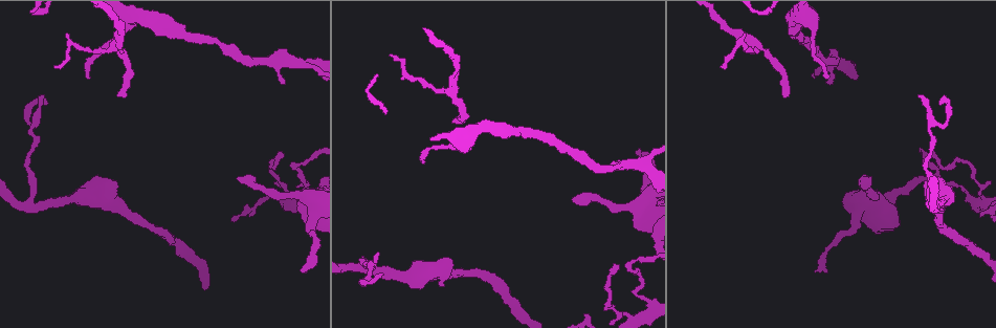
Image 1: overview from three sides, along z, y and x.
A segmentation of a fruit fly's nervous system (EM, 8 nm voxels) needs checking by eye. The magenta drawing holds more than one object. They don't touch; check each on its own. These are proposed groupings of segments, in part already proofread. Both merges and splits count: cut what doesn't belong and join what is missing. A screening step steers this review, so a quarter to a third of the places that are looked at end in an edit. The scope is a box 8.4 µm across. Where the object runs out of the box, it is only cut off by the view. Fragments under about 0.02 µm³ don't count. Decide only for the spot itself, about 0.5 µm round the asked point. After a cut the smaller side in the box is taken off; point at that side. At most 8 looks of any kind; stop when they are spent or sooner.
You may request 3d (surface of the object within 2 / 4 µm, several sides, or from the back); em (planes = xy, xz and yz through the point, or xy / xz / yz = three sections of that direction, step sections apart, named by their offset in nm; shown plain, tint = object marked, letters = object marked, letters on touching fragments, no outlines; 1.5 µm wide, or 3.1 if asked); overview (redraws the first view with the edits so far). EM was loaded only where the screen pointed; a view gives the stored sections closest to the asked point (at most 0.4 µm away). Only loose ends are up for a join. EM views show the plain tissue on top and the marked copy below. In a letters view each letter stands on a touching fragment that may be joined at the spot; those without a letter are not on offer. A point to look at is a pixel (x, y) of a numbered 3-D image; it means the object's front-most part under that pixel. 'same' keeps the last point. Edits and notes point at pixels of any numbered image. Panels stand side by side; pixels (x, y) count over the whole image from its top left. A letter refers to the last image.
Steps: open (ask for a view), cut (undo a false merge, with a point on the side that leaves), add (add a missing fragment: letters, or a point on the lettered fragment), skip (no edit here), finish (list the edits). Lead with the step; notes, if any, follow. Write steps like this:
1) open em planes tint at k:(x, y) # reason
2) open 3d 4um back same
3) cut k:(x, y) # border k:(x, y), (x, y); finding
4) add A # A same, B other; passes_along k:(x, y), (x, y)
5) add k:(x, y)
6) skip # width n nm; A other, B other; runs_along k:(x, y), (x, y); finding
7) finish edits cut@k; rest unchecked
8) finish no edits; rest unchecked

open em planes letters at 1:(817, 270) # branch stops here

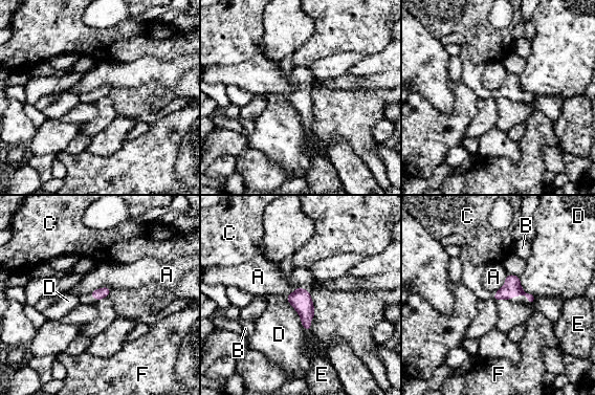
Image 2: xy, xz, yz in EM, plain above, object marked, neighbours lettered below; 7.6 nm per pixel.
skip # A other, B other, C other, D other, E other, F other; border 2:(111, 288), (97, 288), (88, 293); no lettered fragment goes on from it

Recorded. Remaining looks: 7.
open 3d 2um back at 1:(933, 157) # thin end

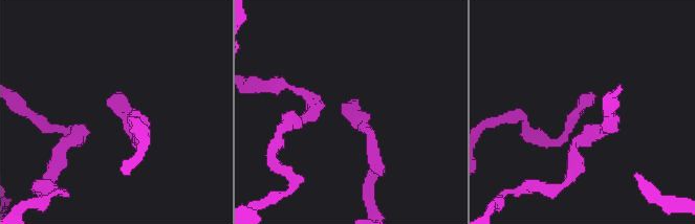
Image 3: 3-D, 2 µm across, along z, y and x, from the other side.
open em xy step 8 tint at 3:(341, 103) # now the EM

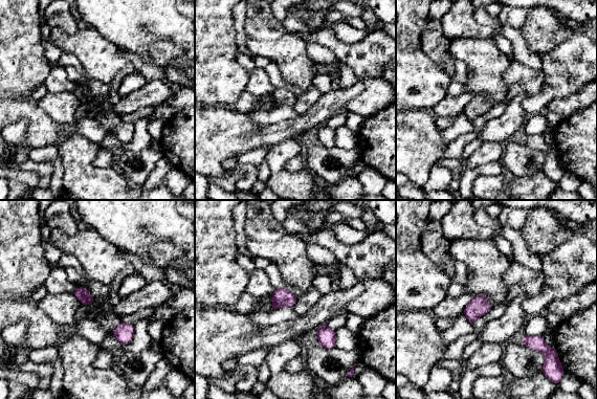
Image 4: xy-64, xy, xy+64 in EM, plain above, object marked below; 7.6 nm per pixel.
open em planes letters same

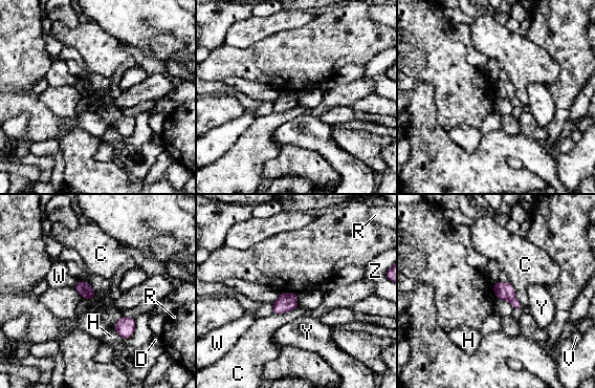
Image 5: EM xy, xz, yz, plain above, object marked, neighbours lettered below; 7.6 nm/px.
skip # width 100 nm; longest_contact C 220 nm; C other, D other, H other, R other, V other, W other, Y other, Z other; none of them fits

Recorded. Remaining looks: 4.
open em planes letters at 1:(451, 121) # tapers out

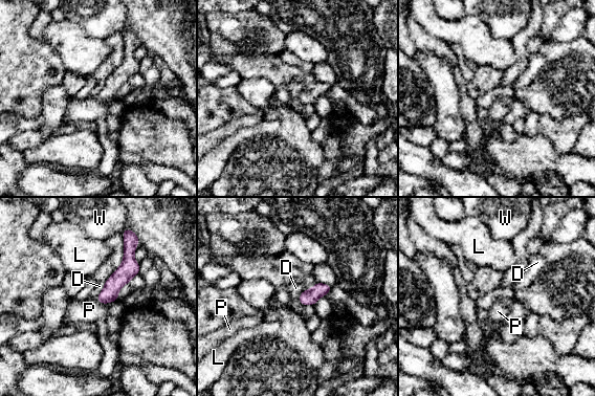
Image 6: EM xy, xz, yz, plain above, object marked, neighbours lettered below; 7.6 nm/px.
add P # D other, L other, P same, W other; the neuron continues

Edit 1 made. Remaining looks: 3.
finish edits add@6; rest unchecked

